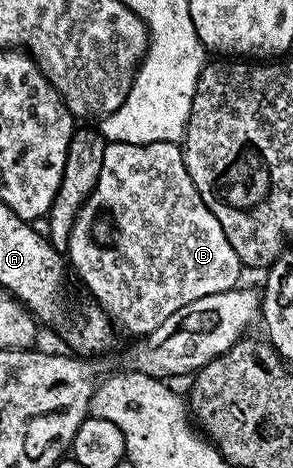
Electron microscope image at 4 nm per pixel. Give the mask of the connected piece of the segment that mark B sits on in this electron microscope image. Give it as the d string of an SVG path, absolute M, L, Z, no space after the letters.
M167 141L106 144L99 179L76 215L67 255L72 270L74 267L81 274L90 293L98 299L94 300L120 330L122 327L133 335L129 337L149 335L159 329L175 309L183 309L183 305L191 305L191 301L199 301L199 297L229 291L242 282L243 264L235 249L231 249L223 225L215 221L215 213L211 213L203 197L199 197L187 173L182 148Z

